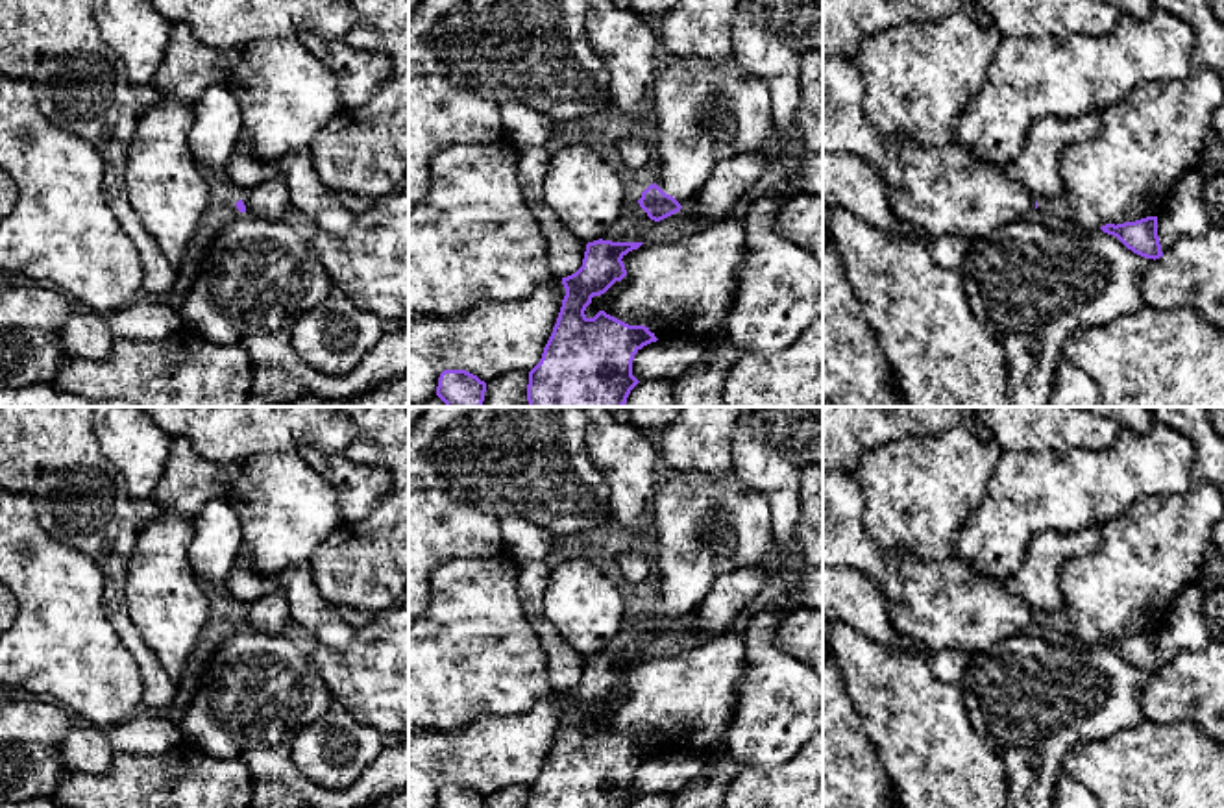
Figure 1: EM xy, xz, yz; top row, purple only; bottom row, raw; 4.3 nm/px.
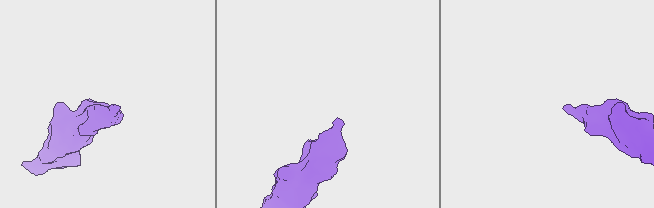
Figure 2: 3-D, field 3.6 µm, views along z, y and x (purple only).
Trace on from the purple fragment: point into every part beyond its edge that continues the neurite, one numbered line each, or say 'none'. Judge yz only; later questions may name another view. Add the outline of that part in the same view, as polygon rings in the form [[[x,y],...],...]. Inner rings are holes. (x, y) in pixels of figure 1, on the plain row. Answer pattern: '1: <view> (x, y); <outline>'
1: yz (943, 603); [[[823,473],[823,566],[852,566],[884,594],[893,627],[932,653],[984,651],[1035,621],[1006,582],[978,575],[960,558],[884,551],[862,523],[863,494],[852,473]]]

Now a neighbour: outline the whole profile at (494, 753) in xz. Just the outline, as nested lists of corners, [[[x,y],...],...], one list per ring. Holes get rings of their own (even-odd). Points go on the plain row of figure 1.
[[[560,692],[531,710],[484,717],[457,732],[409,734],[409,808],[436,808],[444,784],[466,784],[481,795],[531,786],[557,738],[566,703]]]

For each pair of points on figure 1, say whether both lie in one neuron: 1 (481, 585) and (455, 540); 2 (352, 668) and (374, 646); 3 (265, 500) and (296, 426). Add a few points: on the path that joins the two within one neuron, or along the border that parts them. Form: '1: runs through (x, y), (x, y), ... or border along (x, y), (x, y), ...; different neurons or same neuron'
1: border along (503, 550), (448, 561), (431, 585); different neurons
2: runs through (357, 662), (368, 651); same neuron
3: border along (293, 450), (261, 452), (244, 463); different neurons

